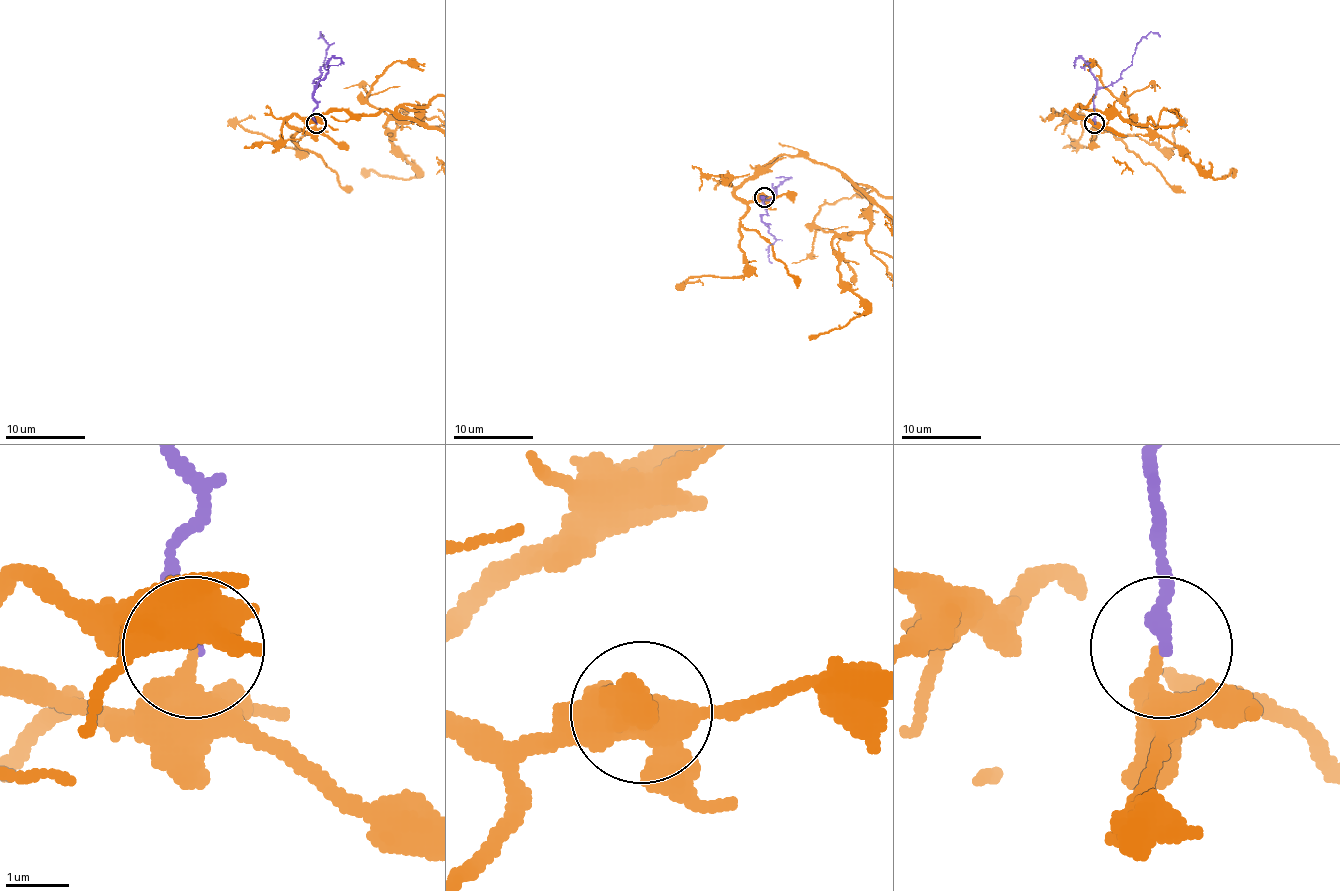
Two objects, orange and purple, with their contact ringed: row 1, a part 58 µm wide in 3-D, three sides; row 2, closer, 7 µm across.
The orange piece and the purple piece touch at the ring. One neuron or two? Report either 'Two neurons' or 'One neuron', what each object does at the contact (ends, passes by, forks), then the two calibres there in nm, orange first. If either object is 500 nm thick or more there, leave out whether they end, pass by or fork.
Two neurons. At the ring orange ends. At the ring purple ends. Thickness 280 nm (orange) against 280 nm

